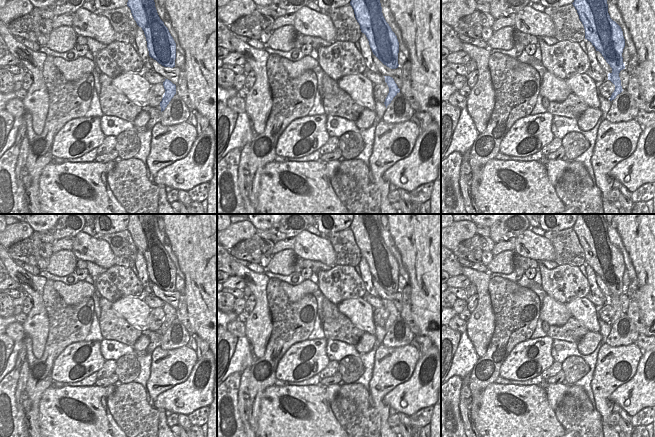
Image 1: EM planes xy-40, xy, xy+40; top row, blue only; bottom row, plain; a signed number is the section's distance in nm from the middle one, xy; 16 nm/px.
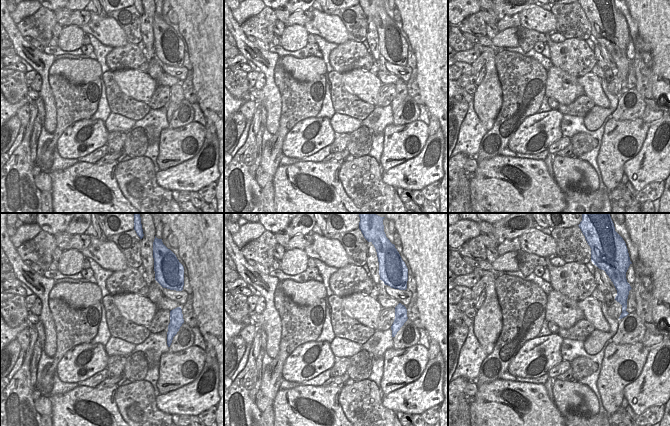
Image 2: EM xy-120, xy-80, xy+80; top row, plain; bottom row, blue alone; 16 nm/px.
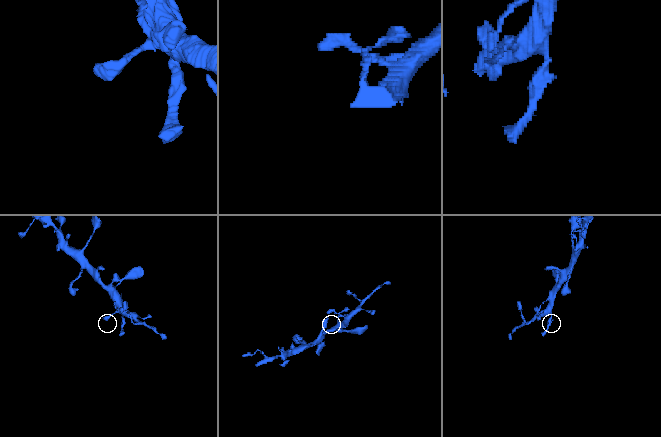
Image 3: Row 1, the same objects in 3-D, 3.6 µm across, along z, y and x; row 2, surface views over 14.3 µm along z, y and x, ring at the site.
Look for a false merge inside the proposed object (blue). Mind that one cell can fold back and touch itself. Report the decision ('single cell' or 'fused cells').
single cell

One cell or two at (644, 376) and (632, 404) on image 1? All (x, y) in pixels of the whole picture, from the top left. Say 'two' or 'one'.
one

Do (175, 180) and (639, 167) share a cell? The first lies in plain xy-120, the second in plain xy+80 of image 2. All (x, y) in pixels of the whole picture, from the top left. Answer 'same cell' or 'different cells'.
same cell

